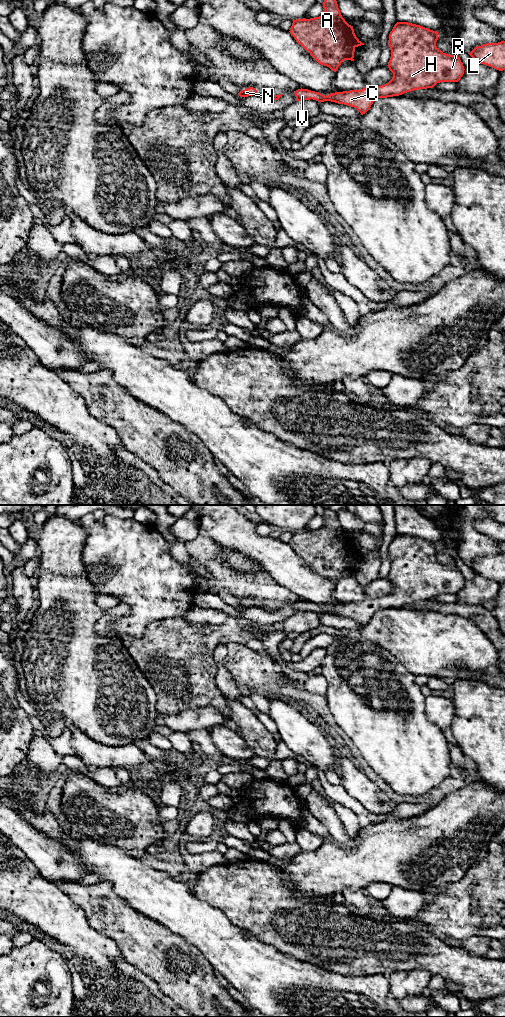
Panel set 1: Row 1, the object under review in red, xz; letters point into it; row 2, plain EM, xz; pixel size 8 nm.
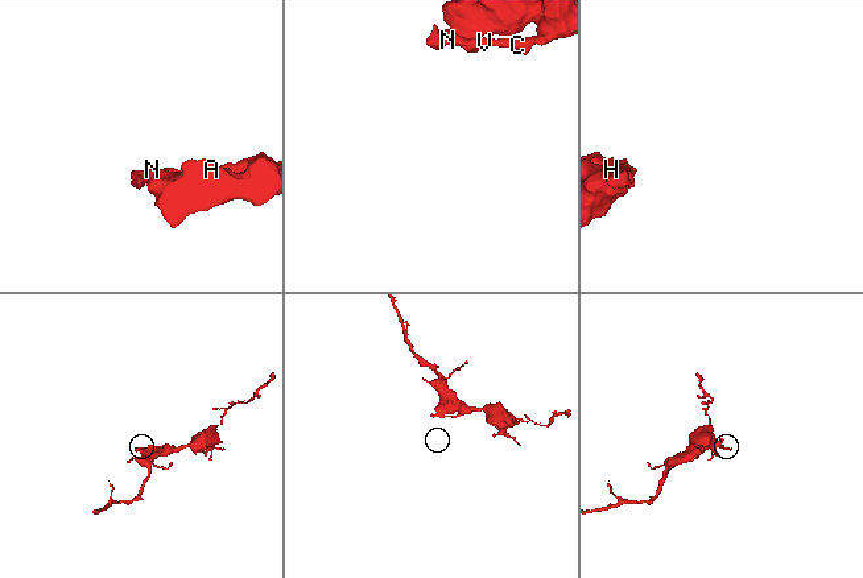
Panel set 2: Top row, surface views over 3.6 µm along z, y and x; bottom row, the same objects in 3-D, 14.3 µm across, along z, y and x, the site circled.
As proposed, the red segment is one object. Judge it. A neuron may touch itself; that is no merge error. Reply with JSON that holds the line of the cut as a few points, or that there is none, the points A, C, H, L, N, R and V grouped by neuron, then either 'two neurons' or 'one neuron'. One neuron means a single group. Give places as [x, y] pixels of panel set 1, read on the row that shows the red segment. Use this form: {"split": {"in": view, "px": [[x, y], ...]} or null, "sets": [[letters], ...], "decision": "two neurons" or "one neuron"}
{"split": null, "sets": [["A", "C", "H", "L", "N", "R", "V"]], "decision": "one neuron"}

